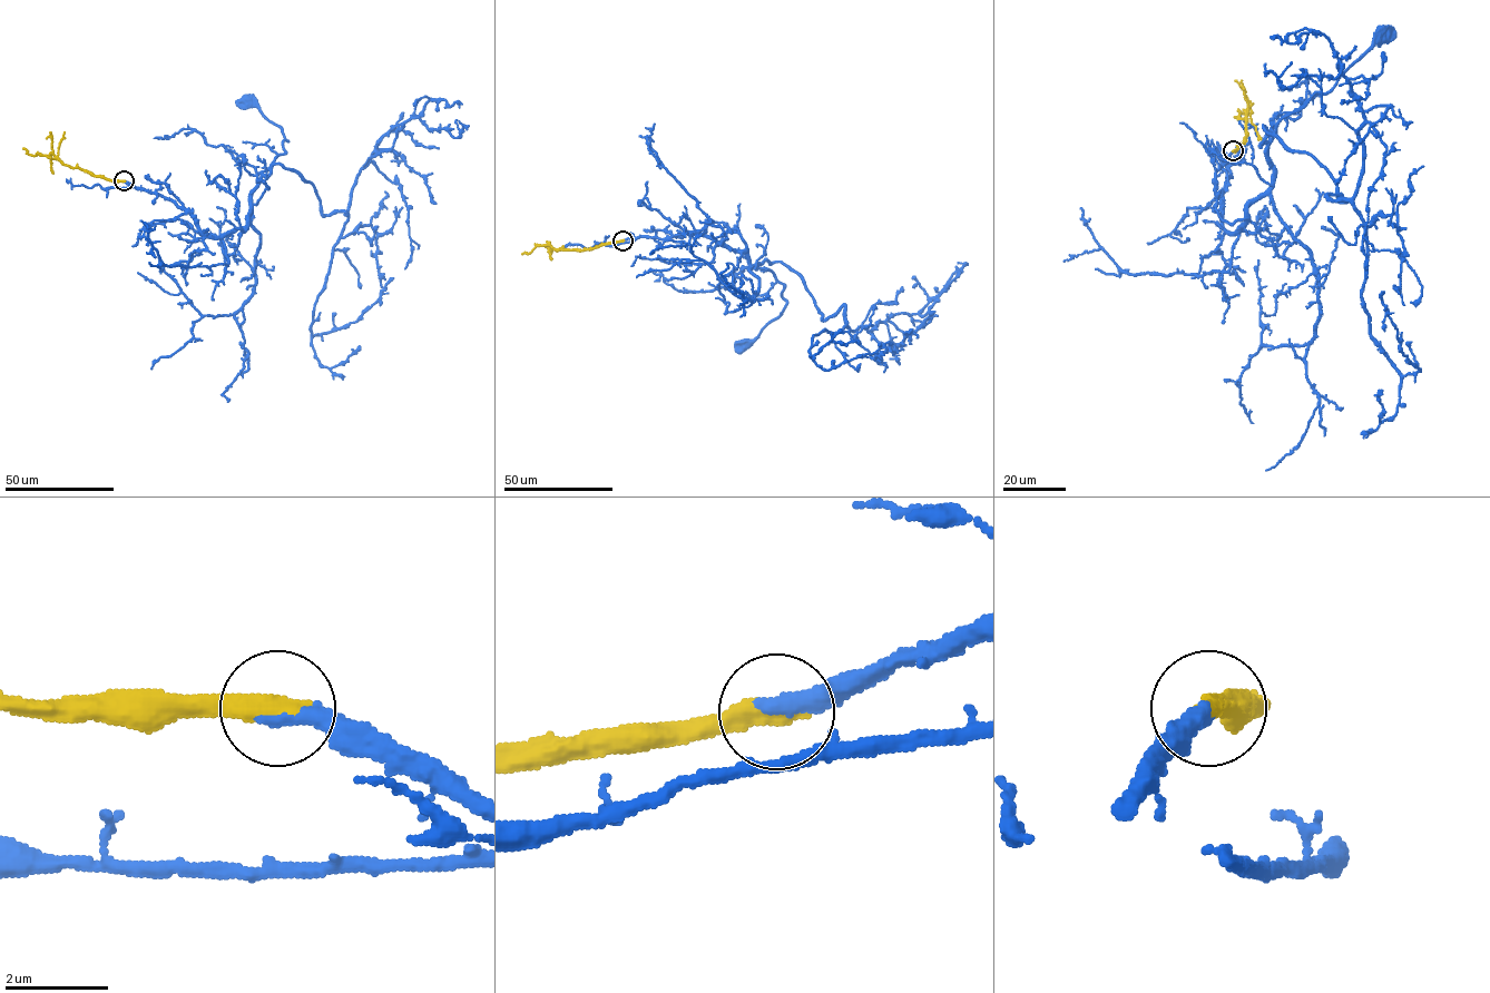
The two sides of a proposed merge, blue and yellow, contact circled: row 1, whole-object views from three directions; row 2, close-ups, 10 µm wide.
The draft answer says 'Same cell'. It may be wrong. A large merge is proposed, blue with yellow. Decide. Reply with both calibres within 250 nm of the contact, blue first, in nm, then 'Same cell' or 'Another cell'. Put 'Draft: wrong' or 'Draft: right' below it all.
Thickness 360 nm (blue) against 500 nm. Same cell
Draft: right

